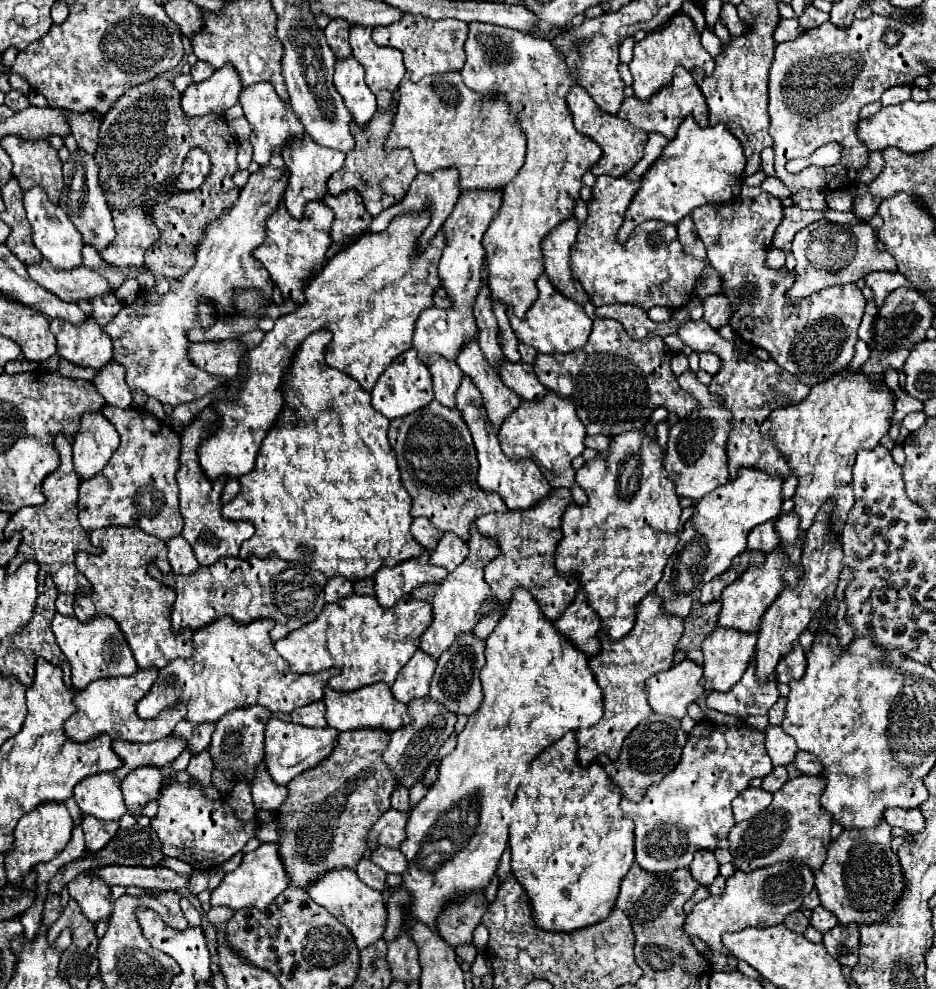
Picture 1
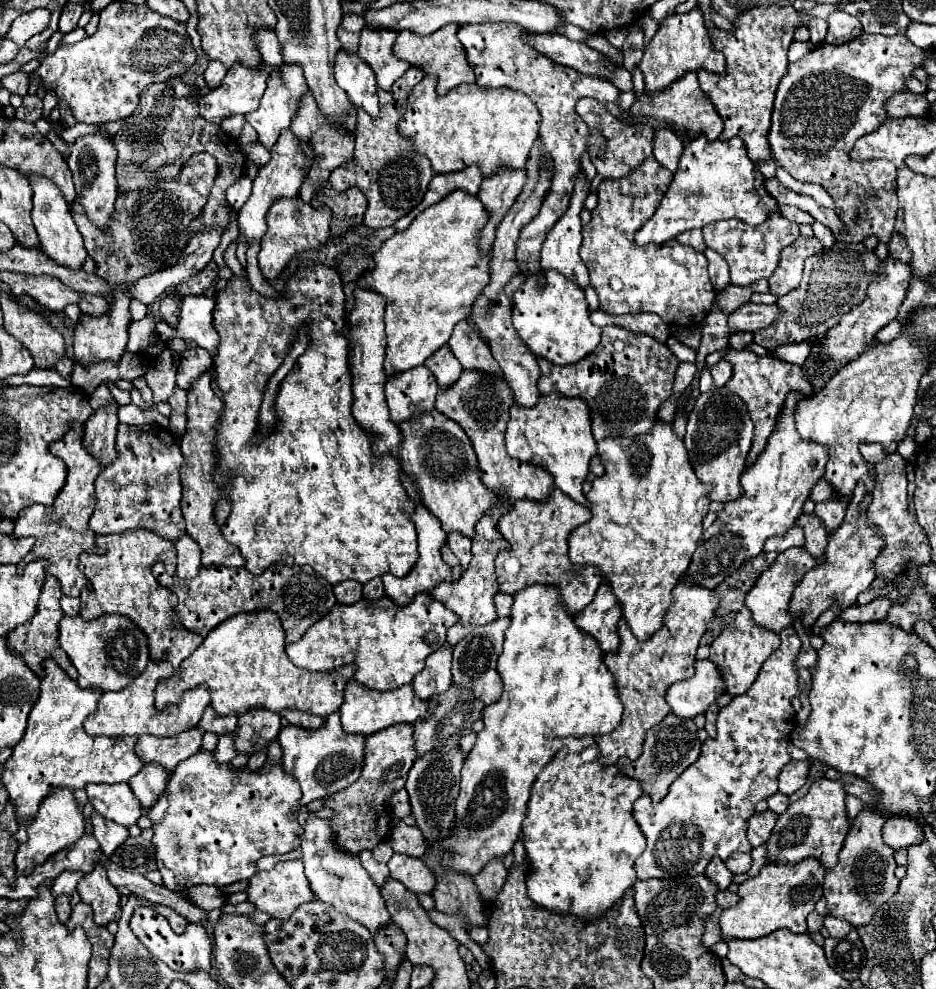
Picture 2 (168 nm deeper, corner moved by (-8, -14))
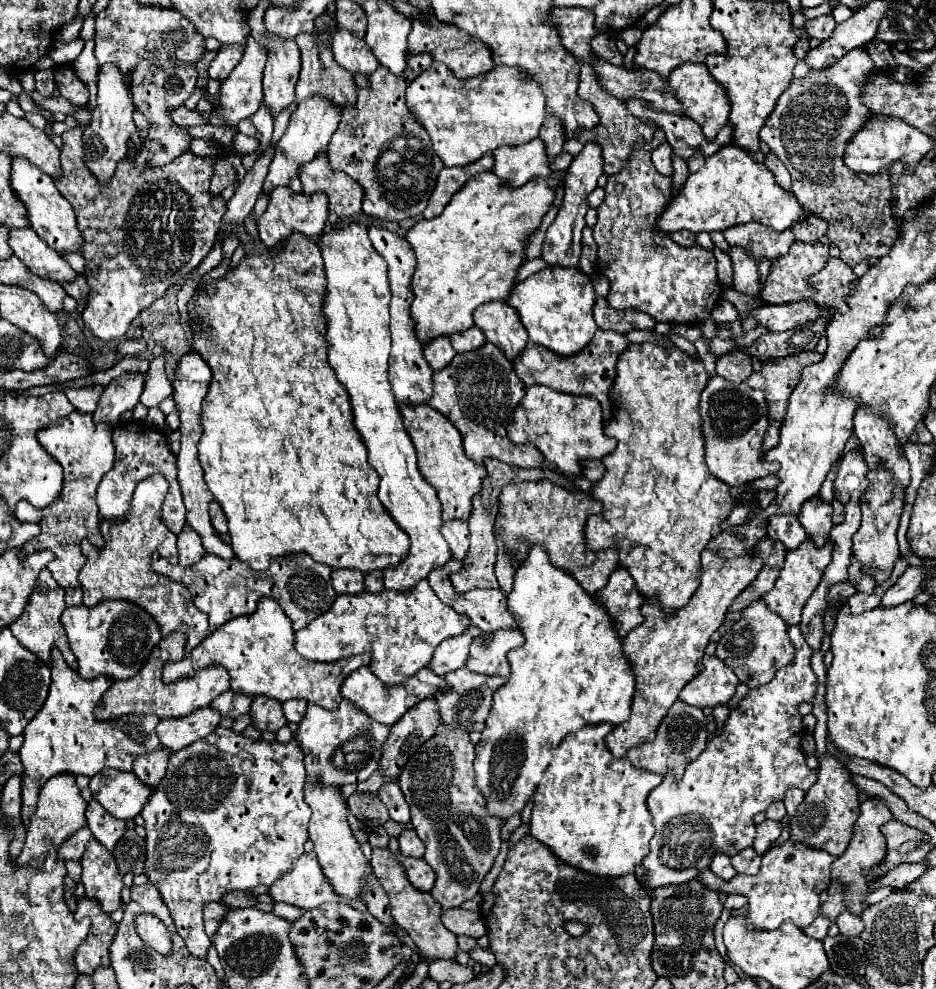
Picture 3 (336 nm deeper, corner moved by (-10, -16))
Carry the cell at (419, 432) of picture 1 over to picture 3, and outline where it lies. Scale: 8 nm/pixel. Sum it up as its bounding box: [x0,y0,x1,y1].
[400,404,486,522]

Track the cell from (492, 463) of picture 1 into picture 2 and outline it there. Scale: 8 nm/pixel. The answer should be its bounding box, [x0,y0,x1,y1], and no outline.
[436,370,554,502]

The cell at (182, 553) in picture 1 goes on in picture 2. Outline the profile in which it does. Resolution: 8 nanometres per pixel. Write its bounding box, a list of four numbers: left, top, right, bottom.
[176,536,200,578]

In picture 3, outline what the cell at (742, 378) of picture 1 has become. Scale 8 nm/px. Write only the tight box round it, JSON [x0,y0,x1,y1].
[744,352,822,452]

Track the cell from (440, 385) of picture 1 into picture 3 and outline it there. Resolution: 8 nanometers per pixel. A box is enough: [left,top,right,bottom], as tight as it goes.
[424,336,456,370]

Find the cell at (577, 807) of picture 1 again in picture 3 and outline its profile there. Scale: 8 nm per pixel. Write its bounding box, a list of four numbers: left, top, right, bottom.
[530,724,662,878]

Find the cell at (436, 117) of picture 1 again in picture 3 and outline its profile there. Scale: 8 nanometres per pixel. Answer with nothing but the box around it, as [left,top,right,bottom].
[406,62,546,166]

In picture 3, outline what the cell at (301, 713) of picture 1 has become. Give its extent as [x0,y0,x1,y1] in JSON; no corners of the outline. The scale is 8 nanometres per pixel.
[282,700,306,722]

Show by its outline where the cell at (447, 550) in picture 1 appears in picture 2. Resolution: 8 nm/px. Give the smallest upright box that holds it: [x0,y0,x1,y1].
[448,534,470,570]

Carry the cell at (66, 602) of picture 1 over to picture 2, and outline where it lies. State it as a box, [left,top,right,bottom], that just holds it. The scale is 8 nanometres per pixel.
[62,596,80,616]

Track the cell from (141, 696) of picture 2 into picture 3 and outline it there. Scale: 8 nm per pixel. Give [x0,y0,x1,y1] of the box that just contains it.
[94,632,230,722]

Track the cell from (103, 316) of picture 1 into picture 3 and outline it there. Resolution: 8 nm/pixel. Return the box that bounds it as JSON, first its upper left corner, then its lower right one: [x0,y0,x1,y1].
[64,276,90,300]

